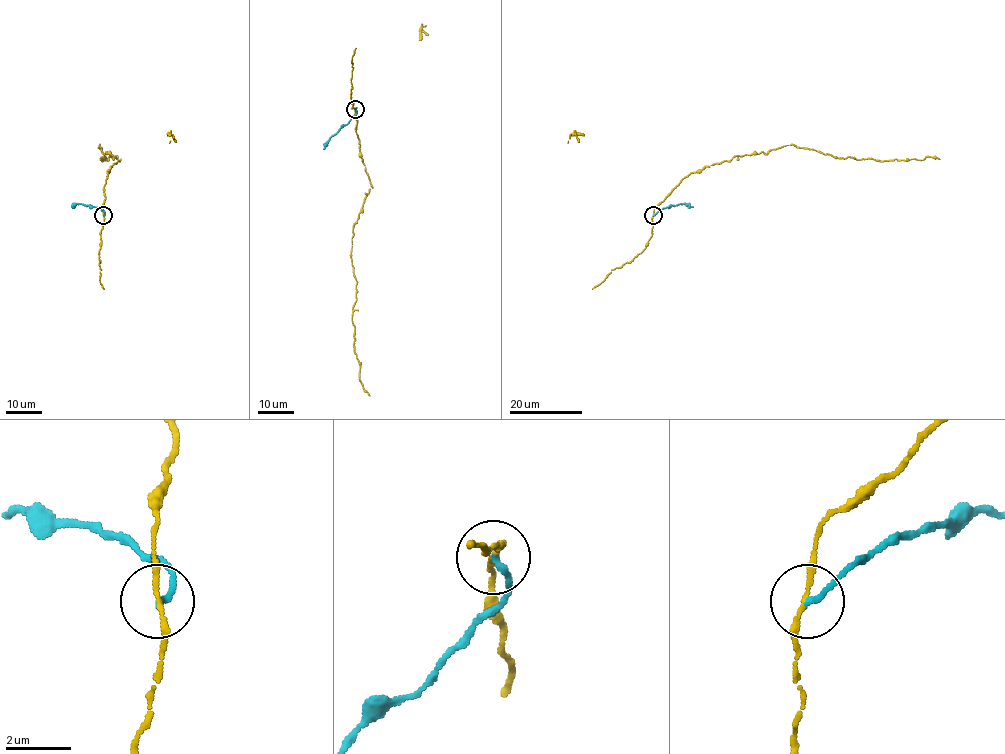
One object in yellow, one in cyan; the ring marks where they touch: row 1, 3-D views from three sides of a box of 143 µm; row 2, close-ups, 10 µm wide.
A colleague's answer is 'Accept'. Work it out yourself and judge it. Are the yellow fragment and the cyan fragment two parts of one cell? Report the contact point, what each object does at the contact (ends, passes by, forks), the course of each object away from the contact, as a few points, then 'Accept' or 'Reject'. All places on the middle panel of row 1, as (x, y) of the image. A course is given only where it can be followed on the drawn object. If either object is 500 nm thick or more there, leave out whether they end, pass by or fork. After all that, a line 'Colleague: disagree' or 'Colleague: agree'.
Place: (355, 109). At the ring yellow passes by. At the ring cyan ends. Course of yellow: (355, 109), (359, 156), (372, 188), (353, 228), (350, 258), (357, 289), (352, 323), (359, 381), (369, 395). Course of cyan: (355, 109), (357, 113), (330, 138), (323, 149). Reject
Colleague: disagree

